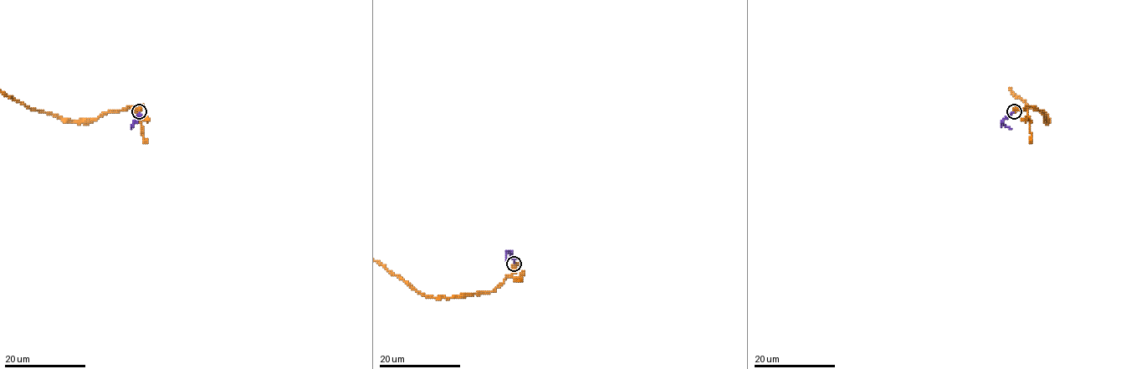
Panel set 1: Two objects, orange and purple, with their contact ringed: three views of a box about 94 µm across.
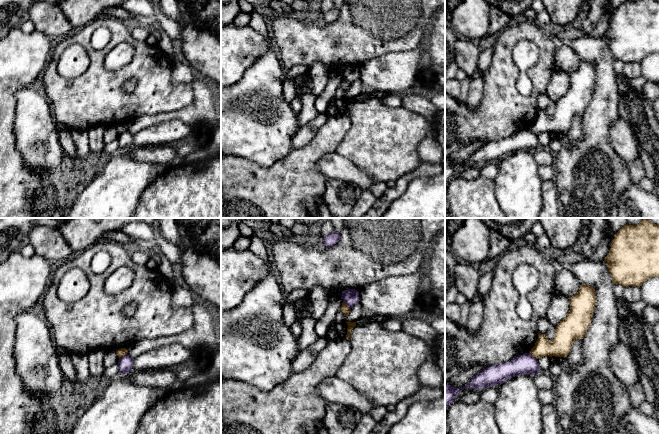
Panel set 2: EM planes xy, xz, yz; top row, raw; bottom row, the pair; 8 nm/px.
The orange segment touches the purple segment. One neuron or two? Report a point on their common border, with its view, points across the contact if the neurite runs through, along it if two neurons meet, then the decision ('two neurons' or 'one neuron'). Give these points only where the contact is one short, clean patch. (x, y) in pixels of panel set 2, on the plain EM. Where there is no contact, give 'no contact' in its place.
meets orange in xz at (346, 81); border along xz (343, 77), (350, 84); two neurons

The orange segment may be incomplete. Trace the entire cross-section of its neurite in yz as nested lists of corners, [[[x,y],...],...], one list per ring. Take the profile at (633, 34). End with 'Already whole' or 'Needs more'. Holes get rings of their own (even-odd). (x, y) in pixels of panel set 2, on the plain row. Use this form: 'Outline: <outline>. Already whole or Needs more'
Outline: [[[624,1],[604,37],[614,61],[640,63],[647,55],[659,53],[659,1]]]. Already whole

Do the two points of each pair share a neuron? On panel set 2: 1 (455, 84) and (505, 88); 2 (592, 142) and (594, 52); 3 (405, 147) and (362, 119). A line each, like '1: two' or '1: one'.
1: two
2: one
3: one

